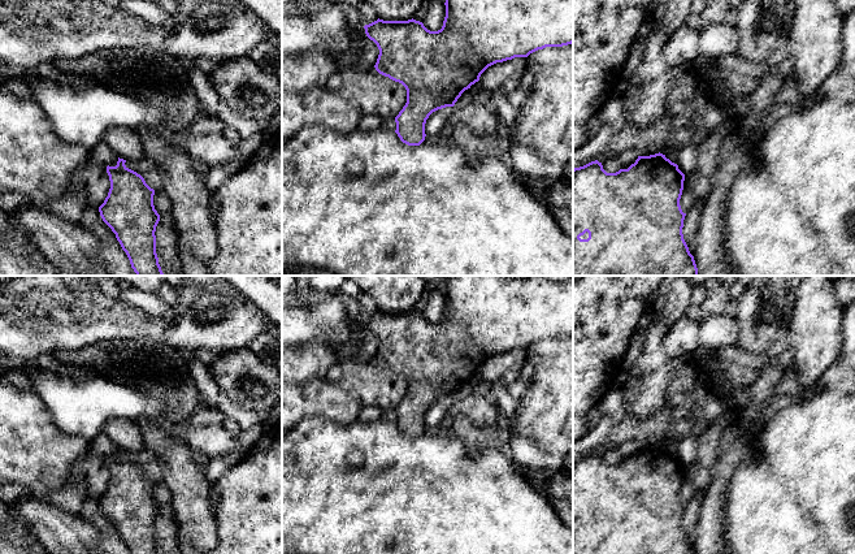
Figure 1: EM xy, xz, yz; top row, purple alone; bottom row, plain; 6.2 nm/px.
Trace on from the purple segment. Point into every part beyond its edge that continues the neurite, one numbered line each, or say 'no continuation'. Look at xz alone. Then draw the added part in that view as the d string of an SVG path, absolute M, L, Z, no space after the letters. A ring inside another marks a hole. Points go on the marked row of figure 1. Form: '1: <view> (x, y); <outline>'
no continuation

